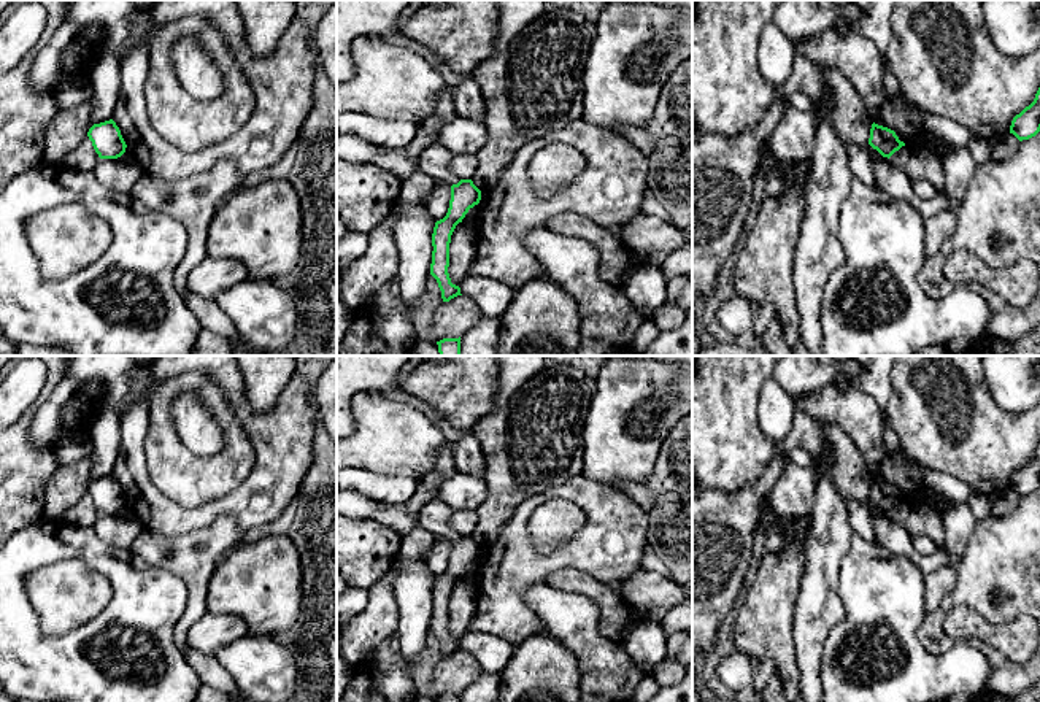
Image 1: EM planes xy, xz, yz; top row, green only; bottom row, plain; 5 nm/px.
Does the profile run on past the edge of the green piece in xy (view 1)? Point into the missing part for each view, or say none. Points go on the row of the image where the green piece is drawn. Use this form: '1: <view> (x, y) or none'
1: none

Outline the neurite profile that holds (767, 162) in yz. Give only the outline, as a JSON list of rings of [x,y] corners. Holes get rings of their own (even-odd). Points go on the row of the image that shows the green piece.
[[[770,141],[764,145],[762,157],[757,167],[757,173],[761,173],[765,179],[772,173],[772,170],[776,167],[776,160],[773,157]]]

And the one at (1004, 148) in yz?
[[[1007,133],[1002,138],[992,141],[994,162],[1005,162],[1019,148],[1019,140],[1013,133]]]

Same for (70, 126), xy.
[[[89,102],[59,110],[46,127],[44,159],[52,165],[64,165],[68,154],[87,137],[92,125]]]

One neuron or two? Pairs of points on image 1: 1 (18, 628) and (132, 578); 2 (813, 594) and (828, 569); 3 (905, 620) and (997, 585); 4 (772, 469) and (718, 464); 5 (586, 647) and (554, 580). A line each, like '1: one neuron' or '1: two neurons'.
1: one neuron
2: one neuron
3: two neurons
4: two neurons
5: two neurons

